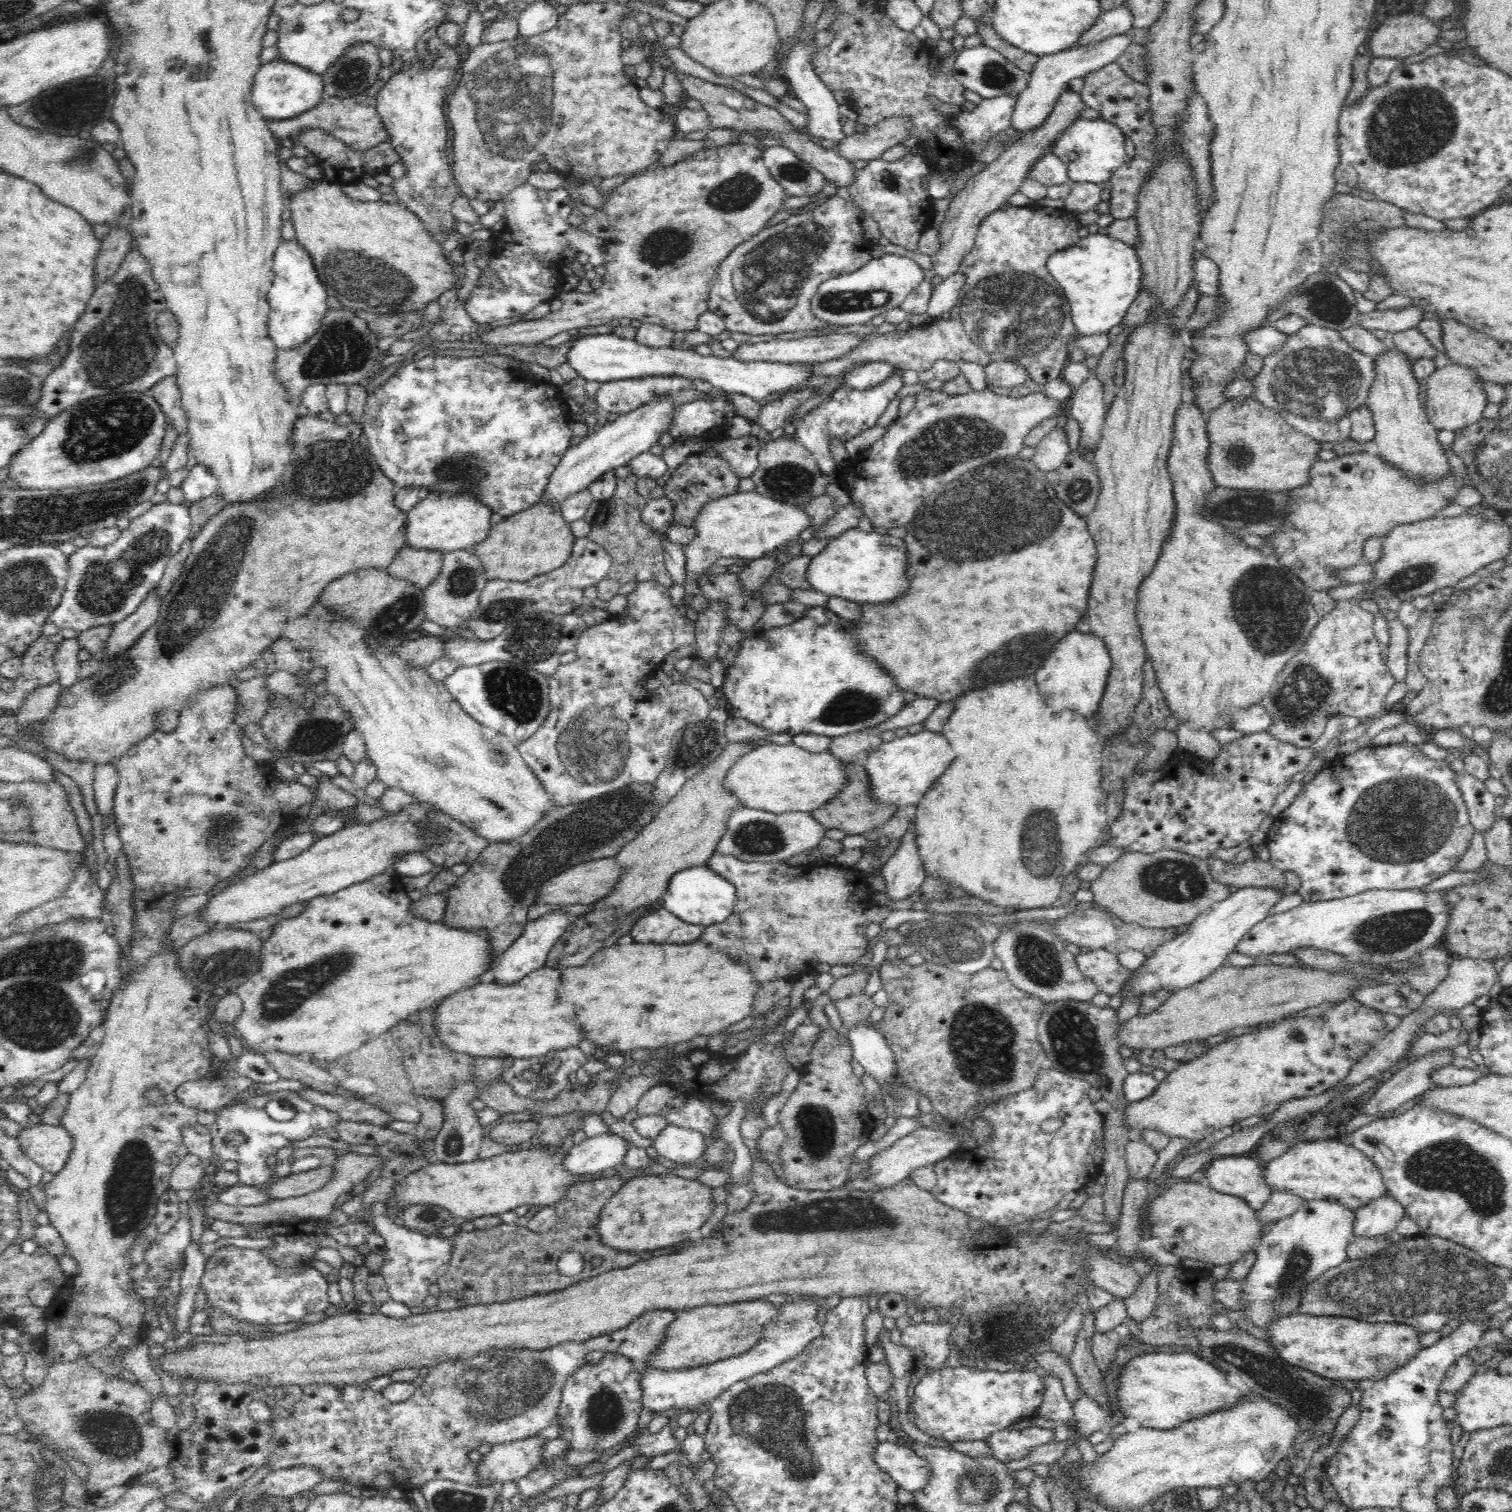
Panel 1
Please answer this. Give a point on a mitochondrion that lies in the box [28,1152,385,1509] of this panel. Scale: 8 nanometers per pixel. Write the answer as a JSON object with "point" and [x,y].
{"point":[111,1433]}

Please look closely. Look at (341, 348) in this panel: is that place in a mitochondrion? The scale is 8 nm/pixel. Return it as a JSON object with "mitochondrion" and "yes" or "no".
{"mitochondrion":"yes"}

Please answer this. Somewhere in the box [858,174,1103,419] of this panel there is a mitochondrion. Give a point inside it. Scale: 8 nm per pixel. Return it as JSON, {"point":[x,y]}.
{"point":[1014,312]}

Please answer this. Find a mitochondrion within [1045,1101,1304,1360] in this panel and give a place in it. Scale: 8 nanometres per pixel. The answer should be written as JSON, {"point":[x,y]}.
{"point":[1184,1322]}

